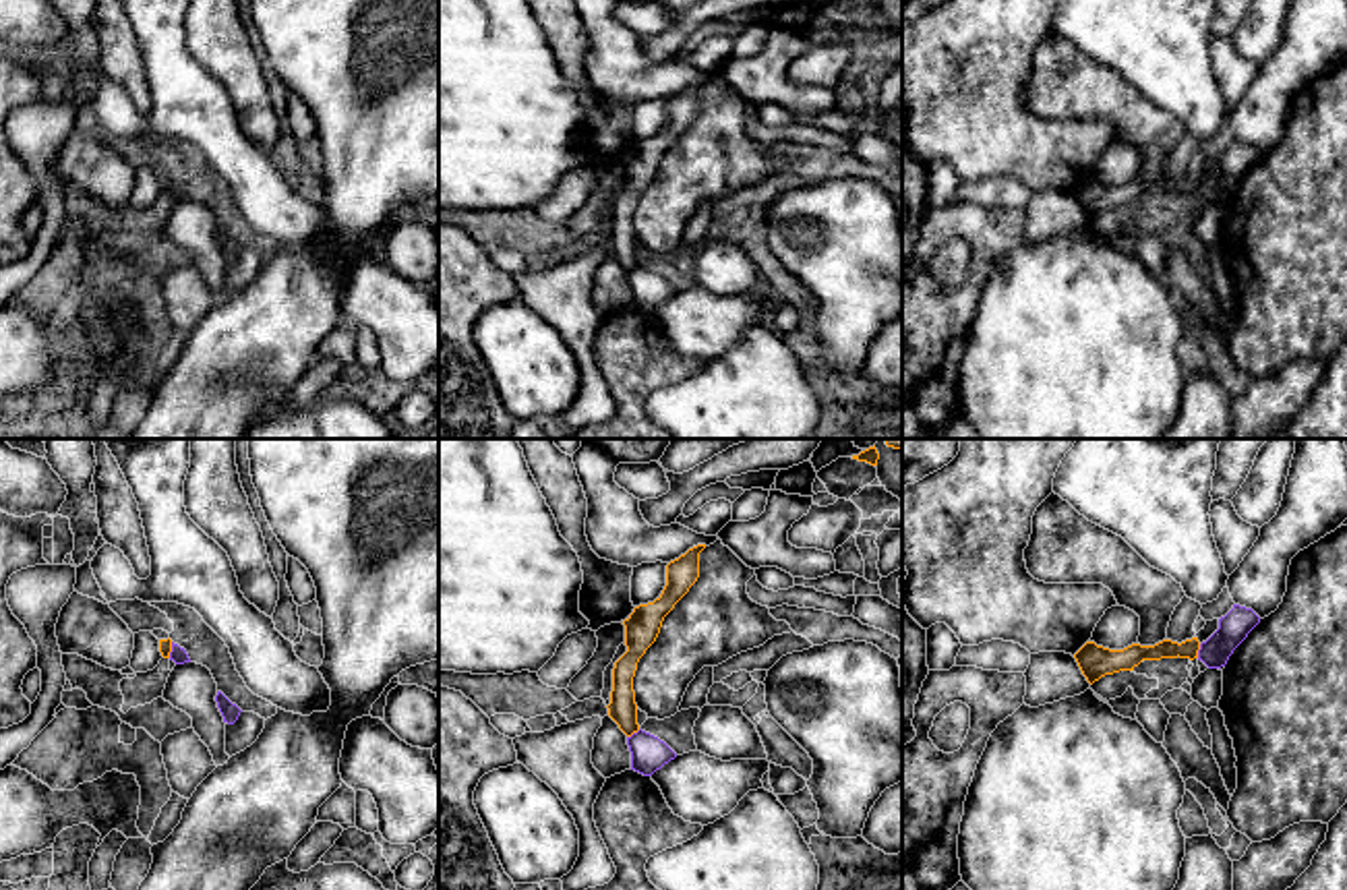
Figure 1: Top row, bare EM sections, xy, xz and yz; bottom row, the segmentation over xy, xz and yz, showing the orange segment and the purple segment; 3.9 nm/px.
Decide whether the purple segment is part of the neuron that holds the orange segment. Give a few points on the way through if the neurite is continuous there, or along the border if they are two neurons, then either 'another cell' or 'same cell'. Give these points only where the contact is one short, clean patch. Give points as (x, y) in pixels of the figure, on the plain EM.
border yz (1201, 181), (1196, 193); another cell

